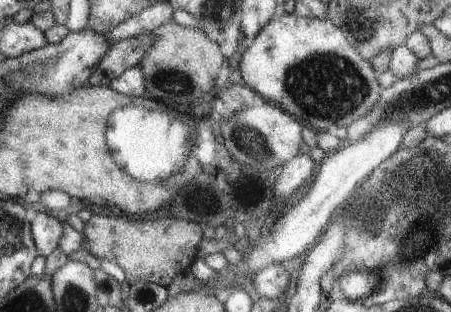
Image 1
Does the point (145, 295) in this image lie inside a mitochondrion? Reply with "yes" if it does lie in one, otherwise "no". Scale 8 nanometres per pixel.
no

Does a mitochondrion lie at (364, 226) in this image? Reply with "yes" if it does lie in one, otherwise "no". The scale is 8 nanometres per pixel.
yes

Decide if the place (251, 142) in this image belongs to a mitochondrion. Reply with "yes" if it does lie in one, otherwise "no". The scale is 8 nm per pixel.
yes

